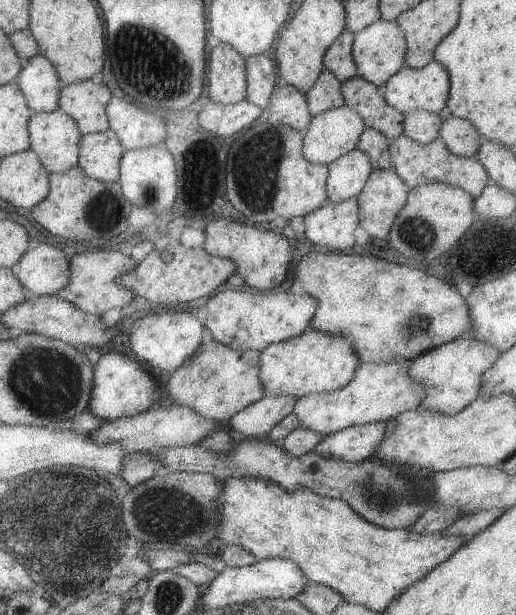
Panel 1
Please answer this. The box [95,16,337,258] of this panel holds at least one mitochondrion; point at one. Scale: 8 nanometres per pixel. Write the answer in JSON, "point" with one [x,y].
{"point":[155,67]}

